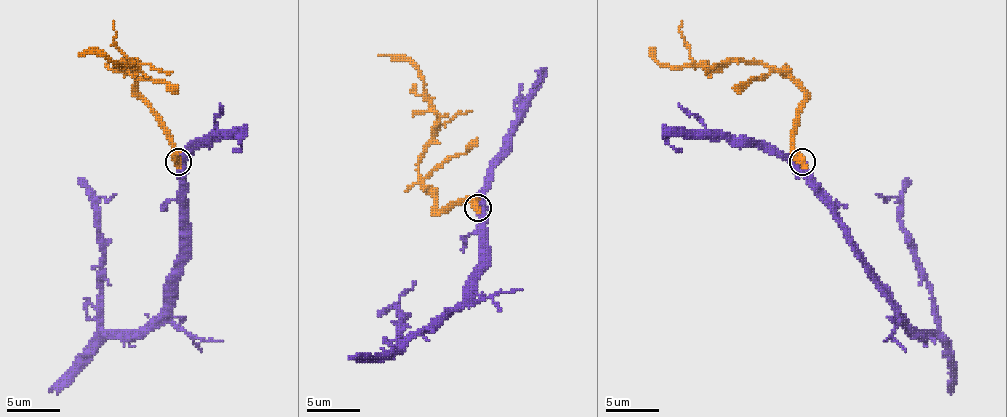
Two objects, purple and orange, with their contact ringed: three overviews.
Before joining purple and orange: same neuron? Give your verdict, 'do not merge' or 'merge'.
merge

